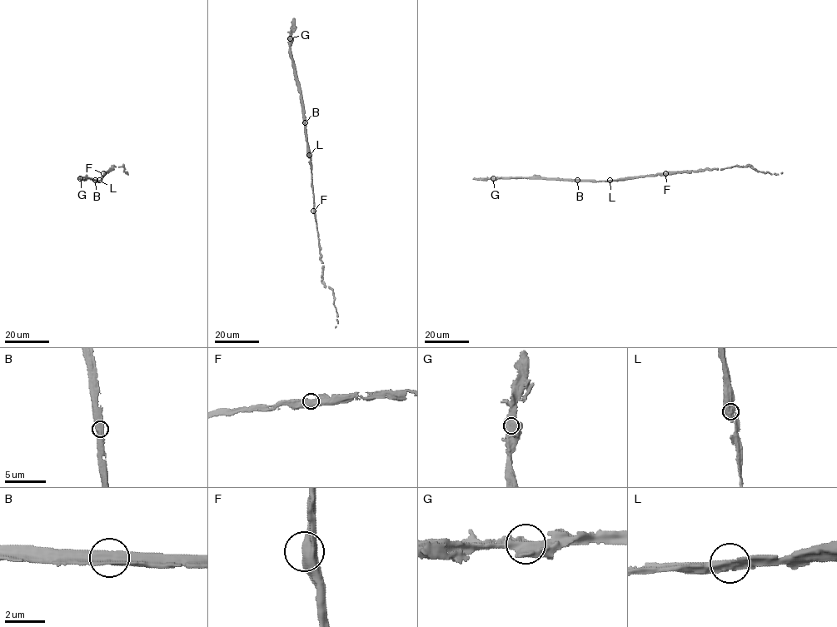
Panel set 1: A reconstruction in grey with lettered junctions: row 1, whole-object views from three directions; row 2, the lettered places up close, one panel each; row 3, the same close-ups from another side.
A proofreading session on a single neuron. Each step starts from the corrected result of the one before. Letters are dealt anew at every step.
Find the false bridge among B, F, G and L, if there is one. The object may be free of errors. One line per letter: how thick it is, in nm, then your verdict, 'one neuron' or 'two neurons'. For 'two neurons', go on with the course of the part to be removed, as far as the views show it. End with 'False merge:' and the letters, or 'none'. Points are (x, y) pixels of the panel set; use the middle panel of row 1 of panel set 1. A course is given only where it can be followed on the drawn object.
B: 550 nm | one neuron
F: 600 nm | one neuron
G: 600 nm | one neuron
L: 550 nm | one neuron
False merge: none

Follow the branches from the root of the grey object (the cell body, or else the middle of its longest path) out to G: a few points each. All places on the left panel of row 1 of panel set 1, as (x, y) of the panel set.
G: (102, 177), (99, 181), (81, 178)

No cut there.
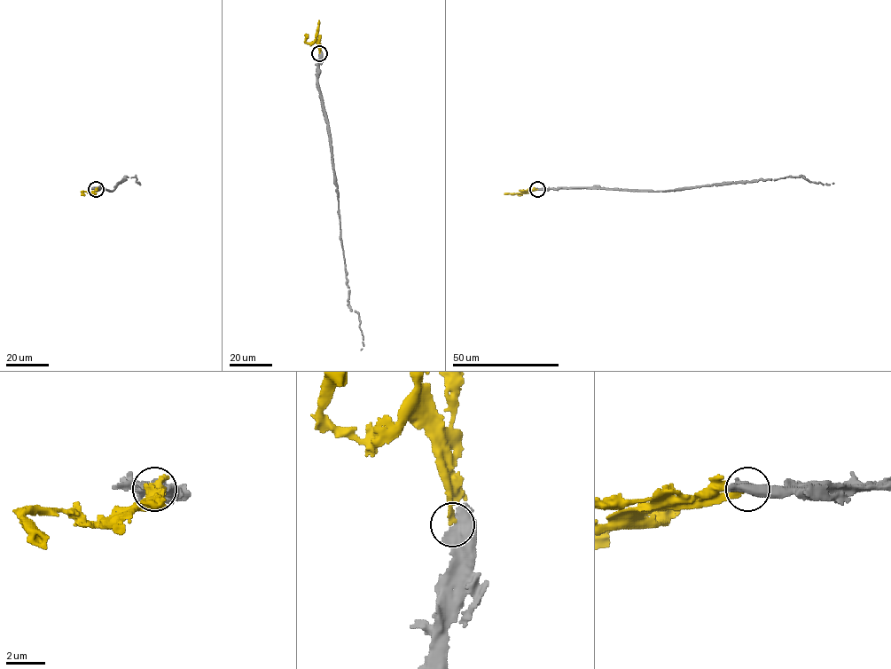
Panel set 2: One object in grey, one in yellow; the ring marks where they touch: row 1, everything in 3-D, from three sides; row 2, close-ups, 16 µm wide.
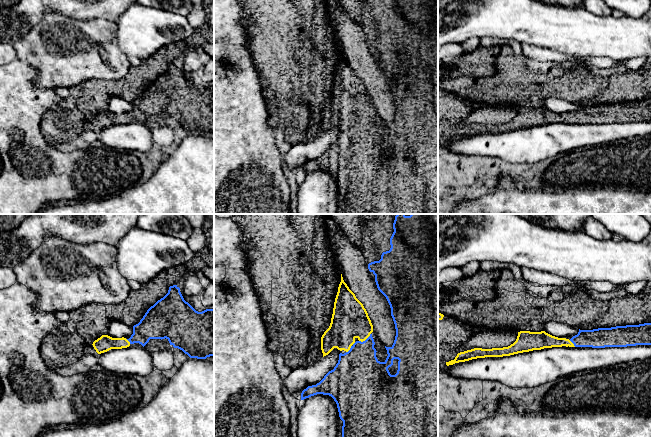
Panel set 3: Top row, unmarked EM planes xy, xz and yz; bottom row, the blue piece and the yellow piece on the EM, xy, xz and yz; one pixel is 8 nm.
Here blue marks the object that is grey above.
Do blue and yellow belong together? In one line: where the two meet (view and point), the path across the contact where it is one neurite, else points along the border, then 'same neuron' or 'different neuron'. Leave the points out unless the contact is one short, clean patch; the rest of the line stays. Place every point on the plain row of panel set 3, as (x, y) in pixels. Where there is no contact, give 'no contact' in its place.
xz (366, 115) | same neuron

